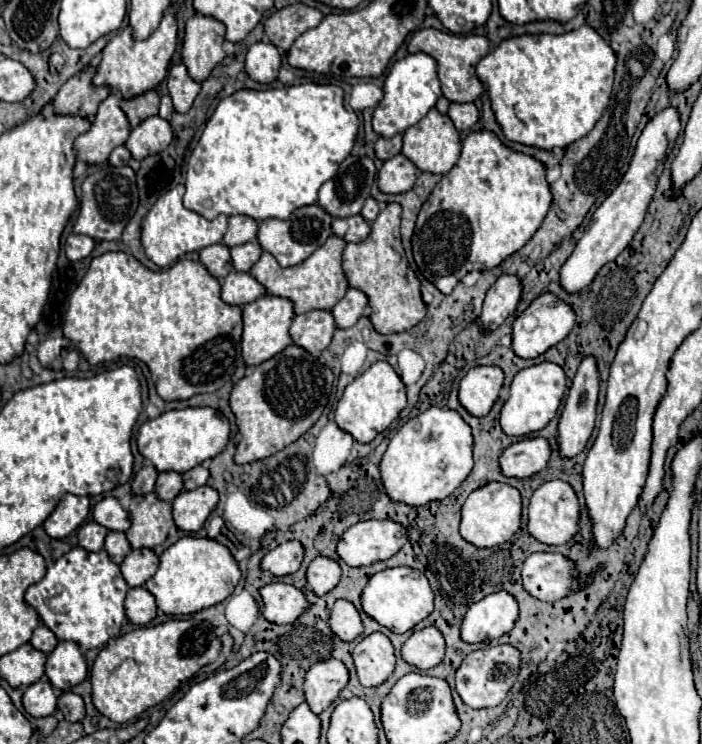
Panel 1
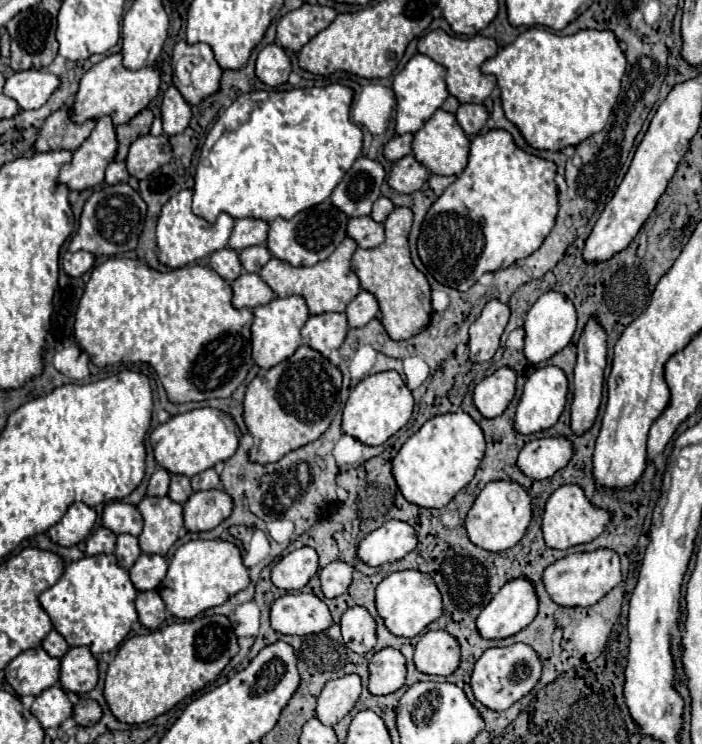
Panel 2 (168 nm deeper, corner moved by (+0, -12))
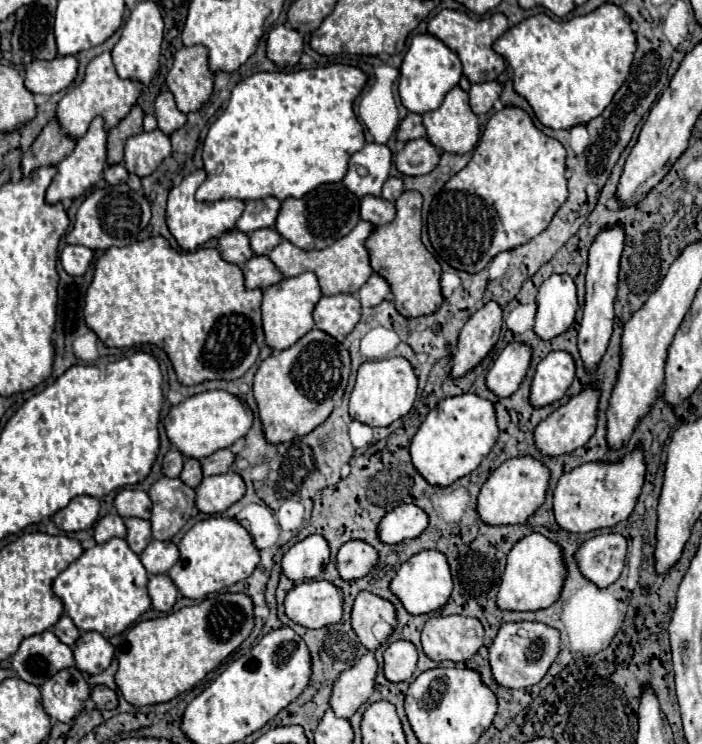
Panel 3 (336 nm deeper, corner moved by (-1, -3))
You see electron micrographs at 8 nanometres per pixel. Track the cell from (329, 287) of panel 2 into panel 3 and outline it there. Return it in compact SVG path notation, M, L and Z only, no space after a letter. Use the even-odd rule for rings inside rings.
M360 221L346 237L338 239L336 243L332 243L326 249L320 251L304 251L296 245L292 245L290 241L282 241L280 245L276 245L270 251L270 259L272 263L286 275L286 277L296 277L300 273L312 271L318 275L320 287L324 295L338 295L338 293L356 293L366 281L368 277L374 273L370 267L370 255L366 249L366 239L368 235L374 231L374 225L368 221Z

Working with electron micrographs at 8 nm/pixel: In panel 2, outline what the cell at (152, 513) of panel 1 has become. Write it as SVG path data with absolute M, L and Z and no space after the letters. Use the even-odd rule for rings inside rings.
M147 496L139 502L137 508L145 522L139 536L141 552L165 556L179 538L179 530L183 528L183 506L169 500L167 496Z

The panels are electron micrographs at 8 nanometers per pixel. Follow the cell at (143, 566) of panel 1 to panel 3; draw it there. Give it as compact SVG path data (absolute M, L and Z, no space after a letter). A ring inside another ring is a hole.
M152 541L140 555L144 567L152 575L168 573L170 567L178 561L178 557L180 557L180 551L172 541Z

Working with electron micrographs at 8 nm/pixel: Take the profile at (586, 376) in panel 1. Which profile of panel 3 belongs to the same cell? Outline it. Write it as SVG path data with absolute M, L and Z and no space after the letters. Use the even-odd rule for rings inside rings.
M610 225L600 229L588 249L588 271L586 271L586 307L584 319L578 329L578 349L582 361L586 363L588 371L596 369L596 363L606 353L610 335L612 335L612 321L614 321L614 299L616 299L616 283L620 271L620 255L624 249L624 227Z

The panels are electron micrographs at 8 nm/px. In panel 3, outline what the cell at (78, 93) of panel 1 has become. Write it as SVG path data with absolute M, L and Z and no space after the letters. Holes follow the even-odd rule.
M50 121L42 133L36 137L32 147L22 157L22 175L30 175L30 171L38 167L58 165L66 155L72 153L74 141L60 133L58 121Z

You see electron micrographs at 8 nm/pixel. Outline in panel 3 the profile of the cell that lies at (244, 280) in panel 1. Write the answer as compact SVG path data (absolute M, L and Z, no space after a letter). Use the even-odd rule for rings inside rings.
M254 255L248 263L242 265L242 271L246 277L248 289L266 289L284 279L284 275L266 255Z

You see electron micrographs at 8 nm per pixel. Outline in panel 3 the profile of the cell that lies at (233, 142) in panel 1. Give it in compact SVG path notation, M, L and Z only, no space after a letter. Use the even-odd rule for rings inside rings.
M328 65L328 67L320 67L320 69L300 69L300 71L262 71L256 73L244 81L240 81L230 95L228 107L226 111L216 119L216 123L210 127L206 141L204 141L204 151L202 151L202 159L204 159L204 171L206 171L206 181L202 183L202 187L196 191L196 199L198 201L220 201L220 199L264 199L268 195L278 197L280 201L288 199L288 197L302 197L308 191L316 189L322 183L338 183L344 179L346 171L348 171L348 159L360 151L364 147L364 129L358 123L356 115L354 115L354 99L362 93L366 85L366 73L358 67L352 65Z

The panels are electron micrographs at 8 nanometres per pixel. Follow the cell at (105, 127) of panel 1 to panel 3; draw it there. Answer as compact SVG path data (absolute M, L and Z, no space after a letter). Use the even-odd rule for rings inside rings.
M96 117L90 123L88 133L76 141L74 151L56 167L58 171L56 171L52 183L46 191L46 203L54 205L54 203L60 203L64 199L82 197L86 191L90 191L100 181L100 175L102 175L104 167L106 167L106 131L102 127L102 119Z

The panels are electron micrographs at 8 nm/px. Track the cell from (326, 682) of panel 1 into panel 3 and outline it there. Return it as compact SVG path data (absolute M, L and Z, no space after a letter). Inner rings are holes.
M368 651L354 667L346 669L334 683L330 707L336 717L352 717L362 703L370 699L376 687L376 657Z

